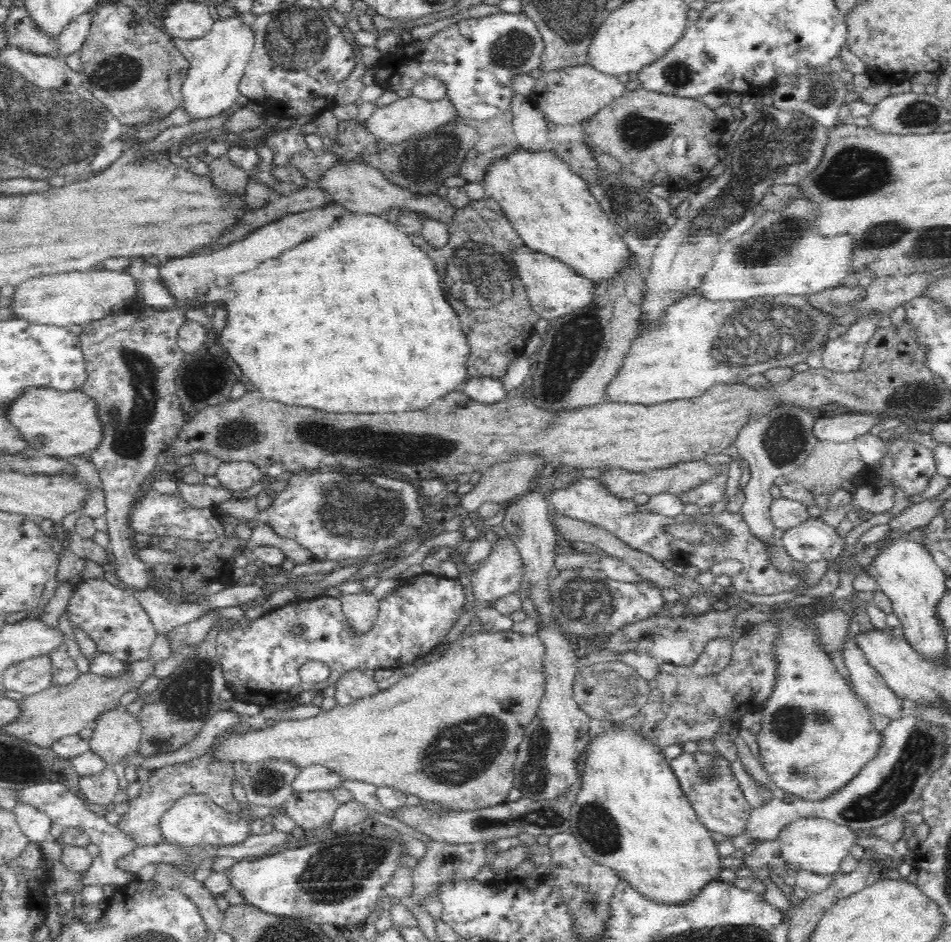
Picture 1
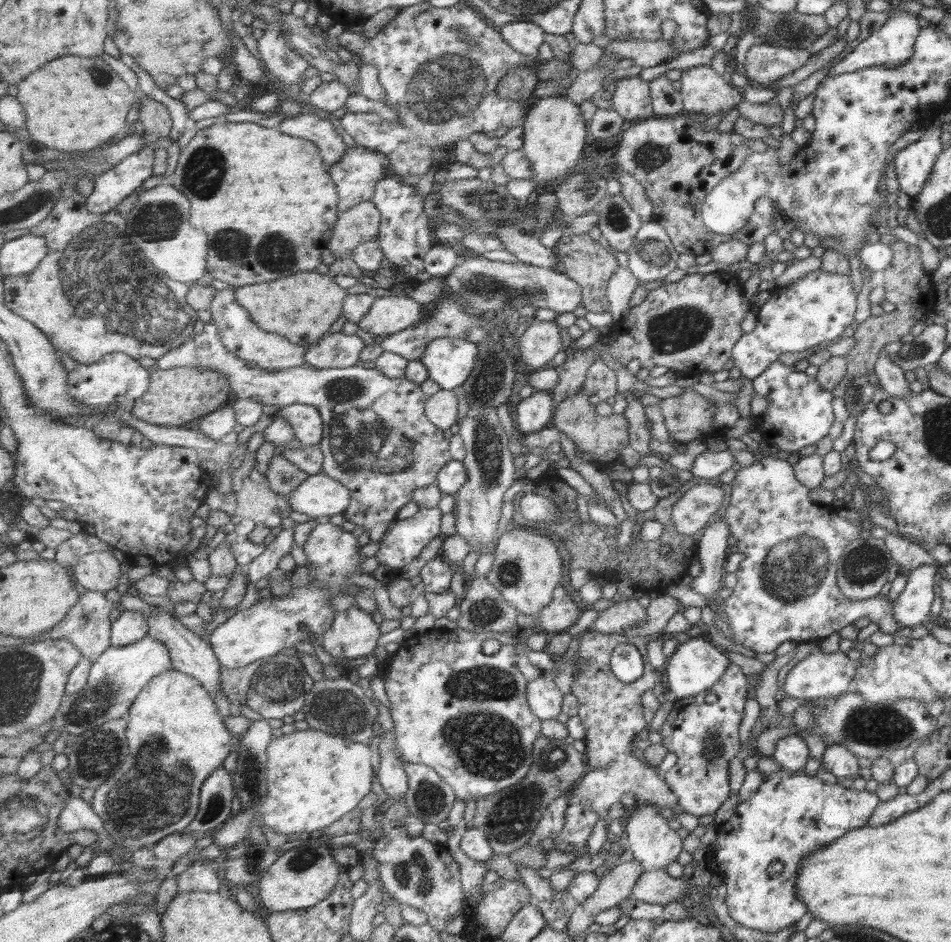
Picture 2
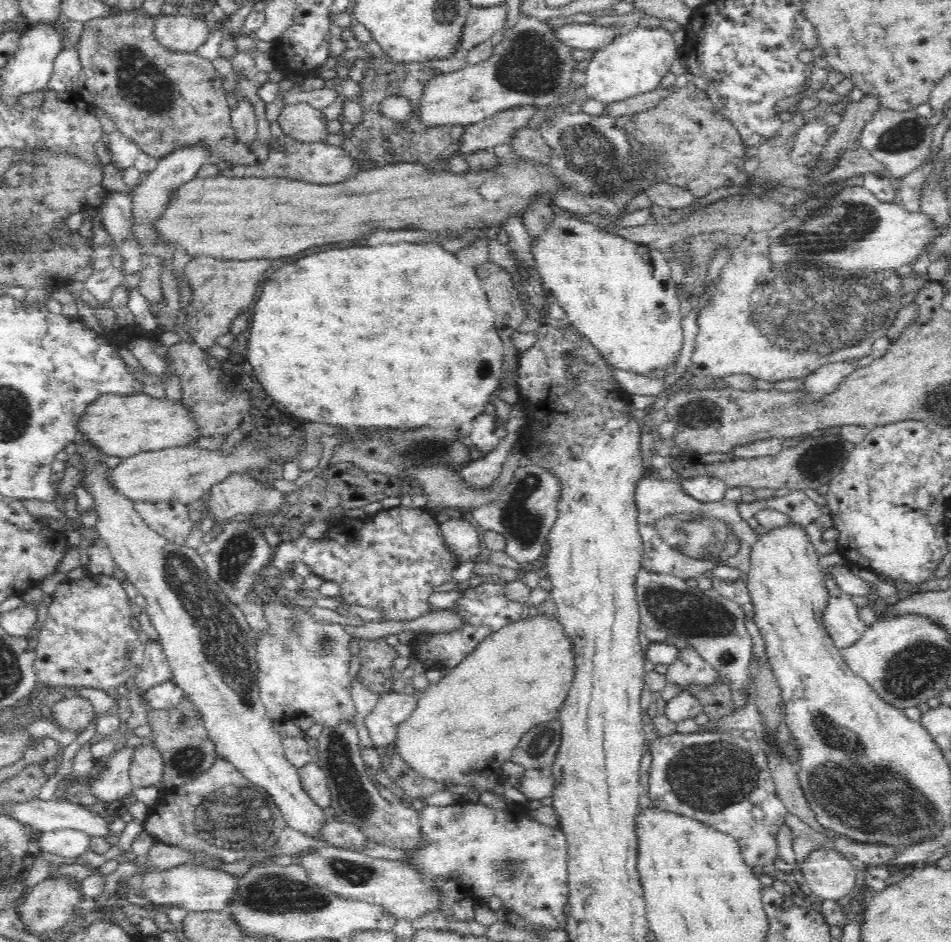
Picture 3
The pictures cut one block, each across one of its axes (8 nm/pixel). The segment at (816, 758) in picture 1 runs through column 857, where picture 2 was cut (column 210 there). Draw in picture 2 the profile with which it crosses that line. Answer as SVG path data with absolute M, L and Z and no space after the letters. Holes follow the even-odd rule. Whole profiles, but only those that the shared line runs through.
M172 668L153 678L133 704L127 728L129 757L111 779L95 790L92 800L92 807L103 818L109 835L129 852L152 848L170 834L186 832L196 820L205 780L223 767L235 744L235 736L225 725L213 699L197 677Z

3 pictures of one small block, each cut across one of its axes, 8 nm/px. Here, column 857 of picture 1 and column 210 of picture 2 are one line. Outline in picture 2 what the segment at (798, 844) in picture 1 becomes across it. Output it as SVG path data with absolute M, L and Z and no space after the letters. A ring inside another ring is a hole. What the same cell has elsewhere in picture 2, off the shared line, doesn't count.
M309 726L308 729L273 739L267 747L267 756L267 795L253 801L247 811L240 809L219 829L210 833L212 842L220 848L227 849L247 840L251 836L255 818L261 818L265 826L283 834L323 830L347 812L355 810L355 806L359 806L359 802L373 790L373 750L369 745L353 739Z

